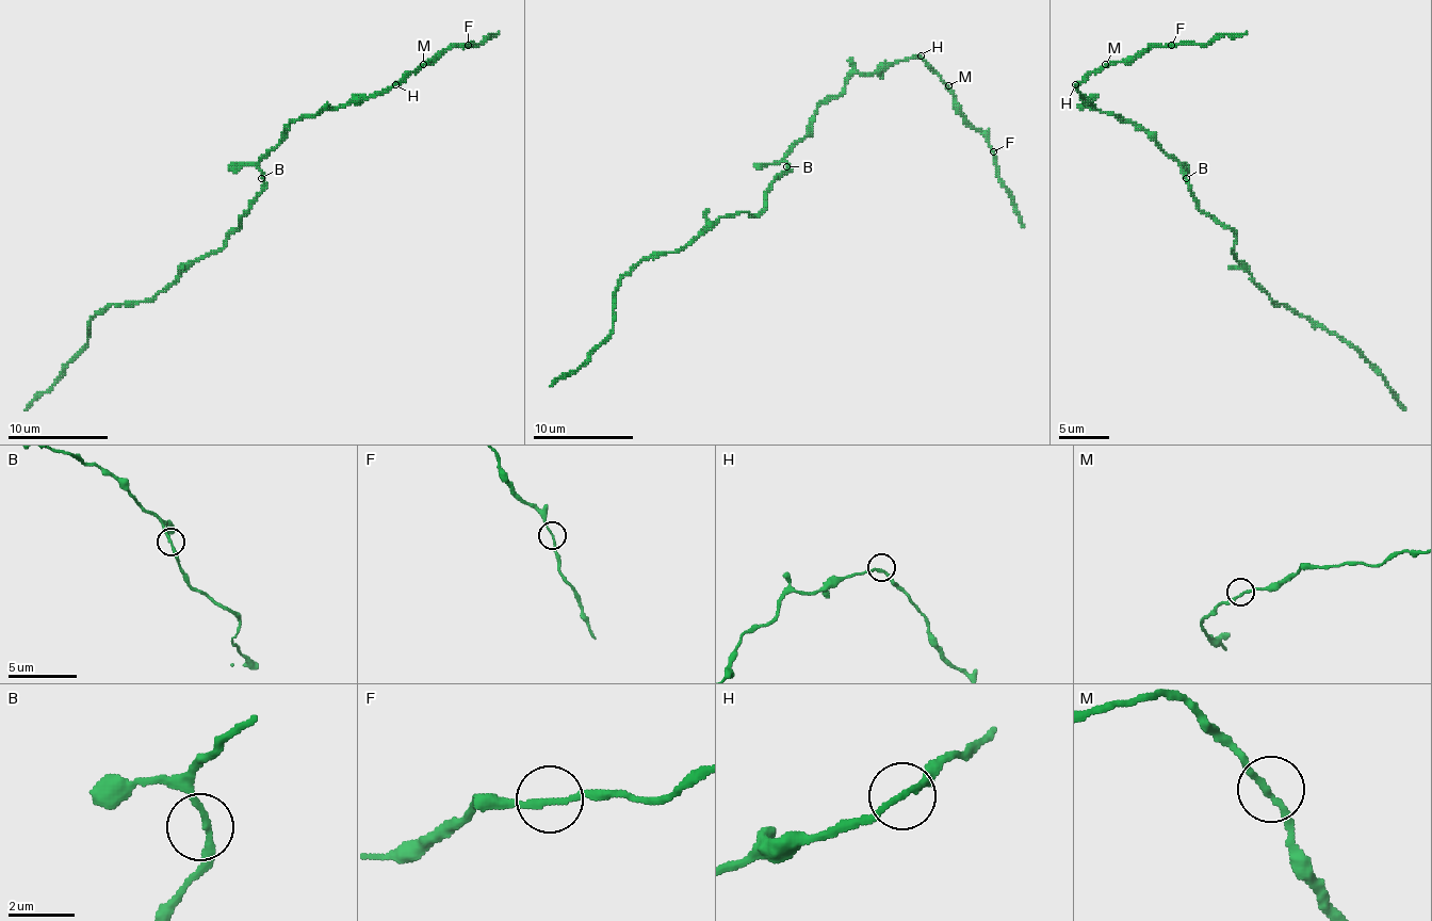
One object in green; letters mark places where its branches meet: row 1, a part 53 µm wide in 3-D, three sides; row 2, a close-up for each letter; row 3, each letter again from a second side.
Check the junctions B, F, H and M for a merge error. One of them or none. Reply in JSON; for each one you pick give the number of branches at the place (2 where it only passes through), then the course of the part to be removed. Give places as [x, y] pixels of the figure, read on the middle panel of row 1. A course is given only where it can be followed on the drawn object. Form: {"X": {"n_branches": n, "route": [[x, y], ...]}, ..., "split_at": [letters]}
{"split_at": []}

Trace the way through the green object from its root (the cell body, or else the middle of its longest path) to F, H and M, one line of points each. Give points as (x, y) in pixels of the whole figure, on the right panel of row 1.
F: (1186, 178), (1181, 165), (1143, 130), (1101, 112), (1077, 90), (1092, 71), (1133, 62), (1153, 44), (1171, 44)
H: (1186, 178), (1181, 165), (1143, 130), (1092, 107), (1075, 84)
M: (1186, 178), (1181, 165), (1143, 130), (1110, 112), (1101, 112), (1077, 90), (1080, 82), (1105, 64)

